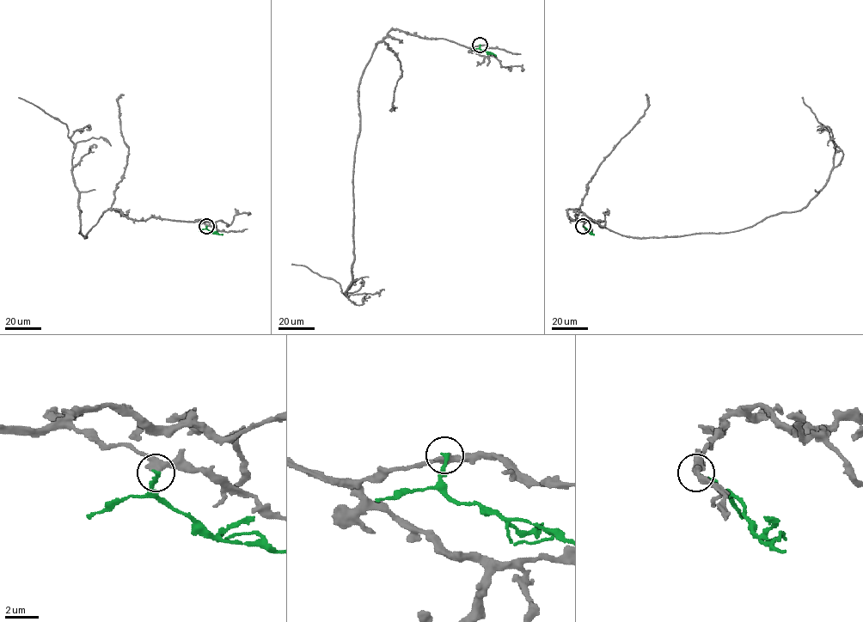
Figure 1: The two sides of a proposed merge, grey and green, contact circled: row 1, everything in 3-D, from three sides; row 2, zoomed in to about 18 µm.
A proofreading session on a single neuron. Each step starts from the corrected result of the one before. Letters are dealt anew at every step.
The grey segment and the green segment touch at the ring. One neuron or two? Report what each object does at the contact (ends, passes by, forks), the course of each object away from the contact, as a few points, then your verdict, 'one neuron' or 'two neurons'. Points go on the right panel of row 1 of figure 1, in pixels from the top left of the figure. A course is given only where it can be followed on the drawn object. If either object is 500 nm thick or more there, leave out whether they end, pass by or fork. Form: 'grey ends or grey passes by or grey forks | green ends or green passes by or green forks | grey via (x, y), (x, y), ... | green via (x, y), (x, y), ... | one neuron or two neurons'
grey passes by | green ends | grey via (583, 226), (567, 210), (639, 238), (734, 232), (800, 210), (827, 180), (835, 150), (802, 97) | green via (583, 226), (594, 234) | two neurons

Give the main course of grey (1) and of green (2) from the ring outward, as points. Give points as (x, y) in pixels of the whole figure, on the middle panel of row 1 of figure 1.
1: (480, 45), (468, 48), (398, 29), (376, 45), (358, 84), (354, 255), (347, 297), (333, 279), (292, 264)
2: (480, 45), (480, 50), (496, 56)

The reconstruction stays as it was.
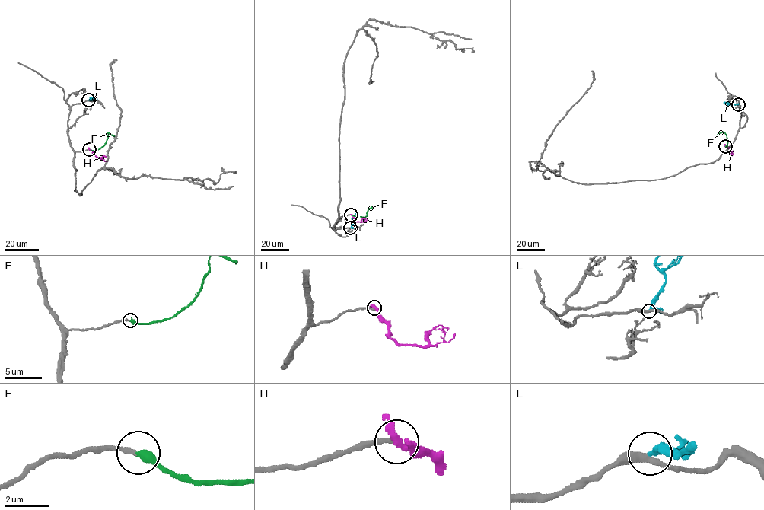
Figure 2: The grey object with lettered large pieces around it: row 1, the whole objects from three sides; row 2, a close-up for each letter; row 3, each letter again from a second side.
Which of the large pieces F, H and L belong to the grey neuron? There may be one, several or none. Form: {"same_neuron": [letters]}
{"same_neuron": ["F"]}

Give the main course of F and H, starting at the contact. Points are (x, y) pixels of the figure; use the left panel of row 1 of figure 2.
F: (90, 149), (100, 148), (108, 132), (114, 135)
H: (89, 149), (100, 159), (103, 155), (106, 157)

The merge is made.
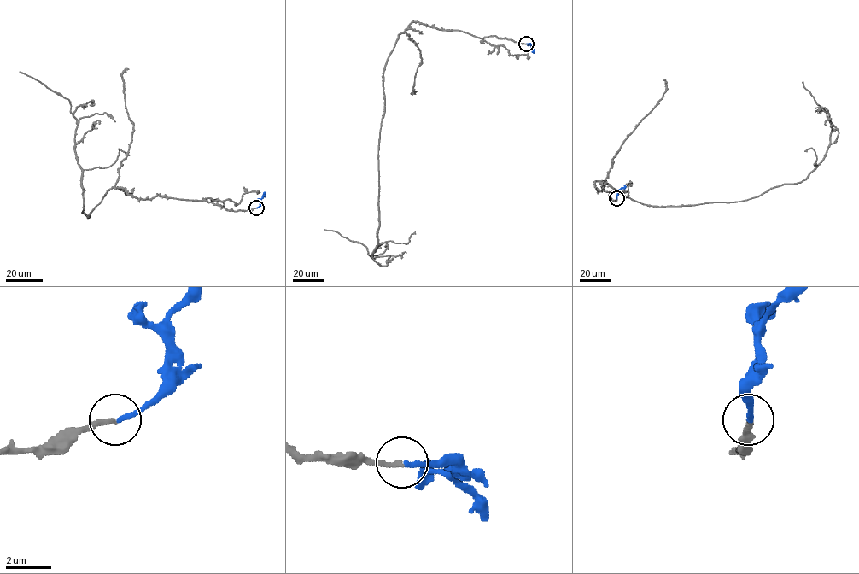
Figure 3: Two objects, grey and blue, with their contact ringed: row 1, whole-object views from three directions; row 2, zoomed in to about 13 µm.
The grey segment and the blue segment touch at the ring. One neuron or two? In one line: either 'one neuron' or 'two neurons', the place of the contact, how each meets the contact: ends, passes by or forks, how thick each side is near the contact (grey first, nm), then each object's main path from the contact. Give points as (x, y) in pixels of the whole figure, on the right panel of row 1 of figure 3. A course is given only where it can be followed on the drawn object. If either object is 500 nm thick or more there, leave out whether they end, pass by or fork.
one neuron; at (616, 198); grey ends there; blue ends there; 200 nm thick on the grey side, 200 nm on the other; grey runs (616, 198), (594, 182), (658, 207), (742, 201), (801, 183), (824, 155), (832, 129), (803, 82); blue runs (616, 198), (617, 192), (625, 184)

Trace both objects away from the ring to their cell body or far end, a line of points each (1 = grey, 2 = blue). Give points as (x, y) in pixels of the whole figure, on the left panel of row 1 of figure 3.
1: (256, 207), (138, 199), (113, 187), (88, 218), (70, 101), (20, 71)
2: (256, 207), (265, 192)

